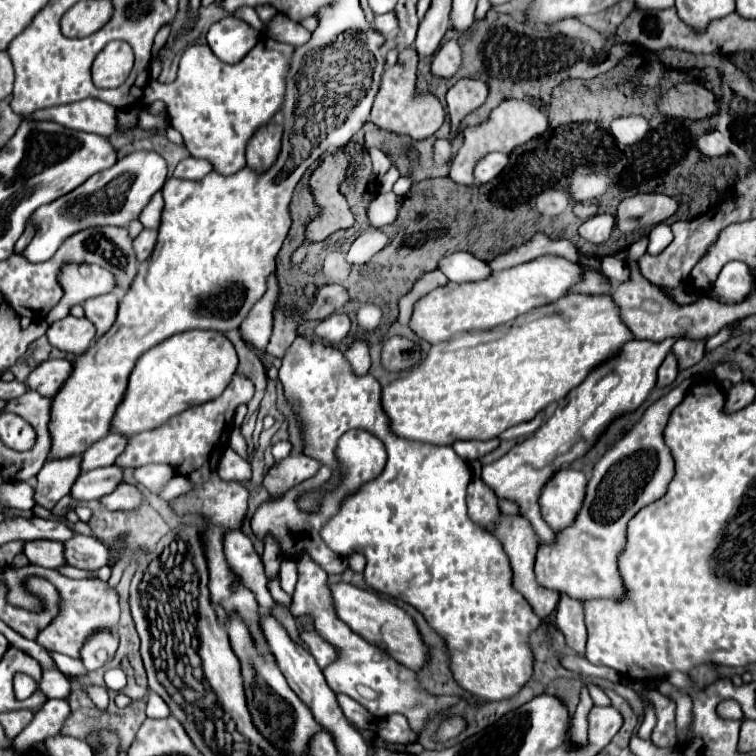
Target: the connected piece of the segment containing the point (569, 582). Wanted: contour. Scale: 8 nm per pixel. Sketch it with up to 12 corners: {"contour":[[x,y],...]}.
{"contour":[[692,381],[595,465],[579,519],[541,545],[542,587],[627,595],[627,523],[675,467],[663,431]]}

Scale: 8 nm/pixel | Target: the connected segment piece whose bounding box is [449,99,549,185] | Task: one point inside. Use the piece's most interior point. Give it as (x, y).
(513, 123)

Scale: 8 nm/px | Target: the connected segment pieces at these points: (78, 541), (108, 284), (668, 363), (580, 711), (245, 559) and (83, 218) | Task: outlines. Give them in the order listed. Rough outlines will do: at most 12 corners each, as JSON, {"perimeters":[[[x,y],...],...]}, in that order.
{"perimeters":[[[75,535],[65,541],[67,563],[97,571],[119,559],[127,535],[115,543]],[[65,265],[63,301],[47,315],[55,323],[73,305],[117,289],[99,265]],[[669,353],[659,367],[657,387],[677,379],[677,361]],[[585,685],[581,687],[573,727],[569,731],[573,743],[587,741],[587,713],[593,701]],[[241,531],[223,537],[231,571],[243,577],[261,609],[277,601],[267,589],[263,563]],[[125,155],[31,215],[23,251],[47,261],[89,227],[127,227],[163,189],[167,165]]]}

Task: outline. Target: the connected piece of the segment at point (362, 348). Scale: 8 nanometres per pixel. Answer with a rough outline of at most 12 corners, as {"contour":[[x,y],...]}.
{"contour":[[357,339],[345,359],[355,375],[371,367],[369,343]]}

